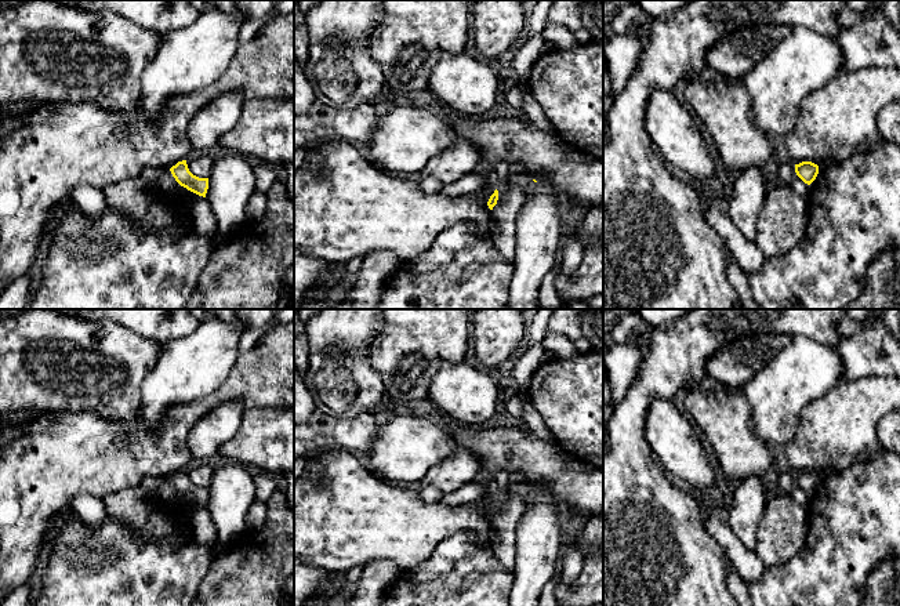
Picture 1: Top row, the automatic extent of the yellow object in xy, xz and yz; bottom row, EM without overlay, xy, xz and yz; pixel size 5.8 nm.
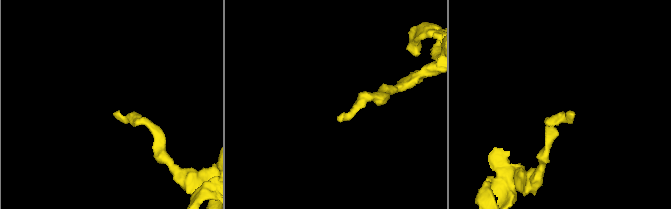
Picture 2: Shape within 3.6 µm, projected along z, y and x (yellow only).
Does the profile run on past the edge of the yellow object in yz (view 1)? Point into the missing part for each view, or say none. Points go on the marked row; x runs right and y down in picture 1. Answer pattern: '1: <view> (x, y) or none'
1: none

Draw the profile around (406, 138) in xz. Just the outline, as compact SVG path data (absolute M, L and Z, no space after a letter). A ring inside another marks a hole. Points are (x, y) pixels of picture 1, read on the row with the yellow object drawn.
M396 101L380 116L363 152L371 164L384 171L417 177L431 159L450 149L457 139L442 116L428 108Z

